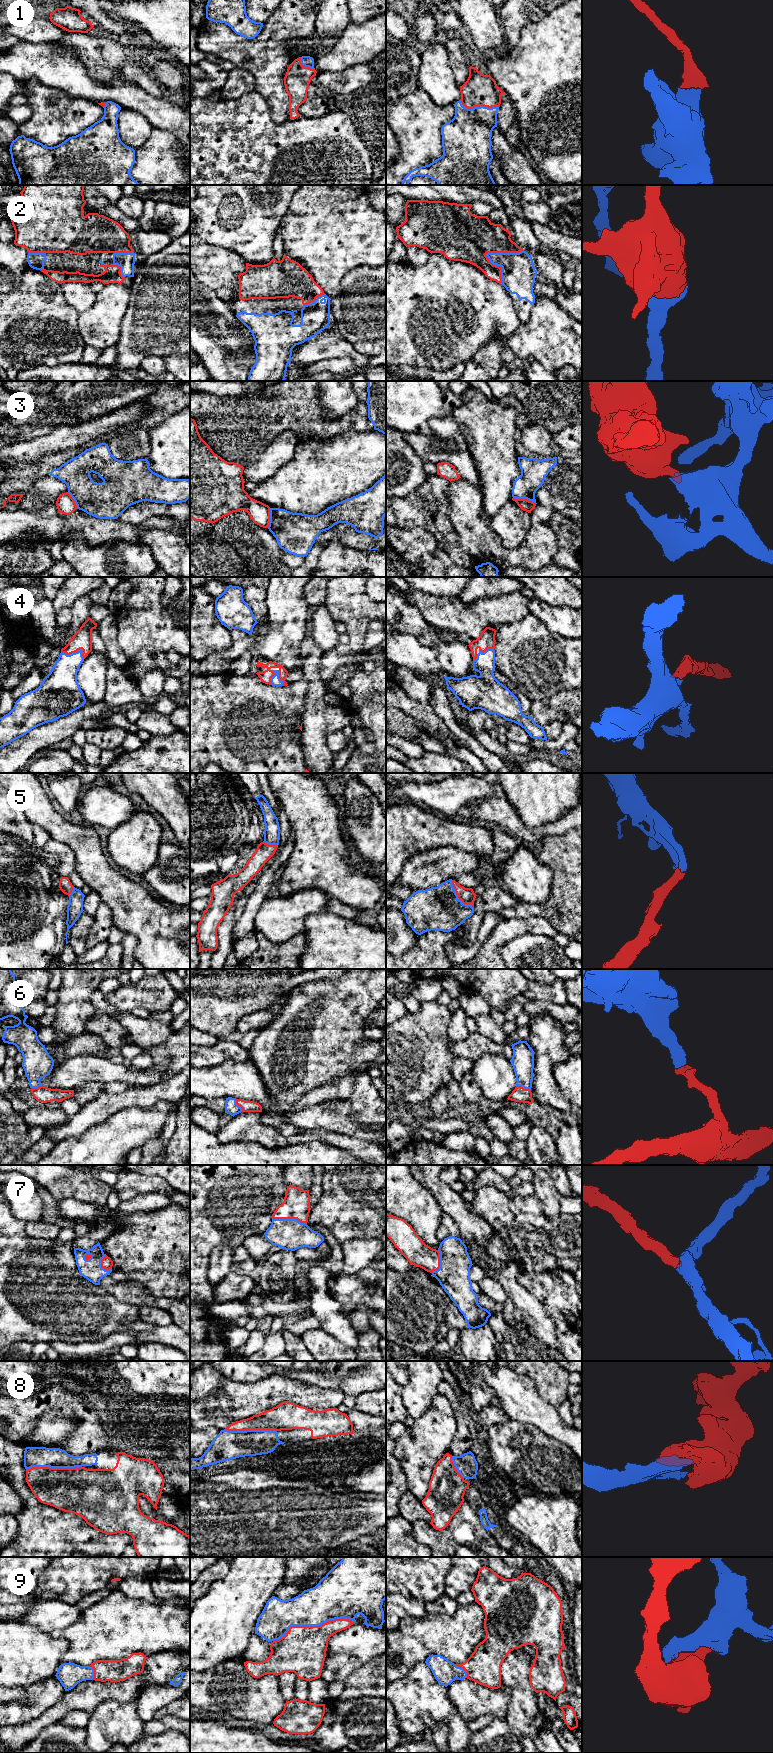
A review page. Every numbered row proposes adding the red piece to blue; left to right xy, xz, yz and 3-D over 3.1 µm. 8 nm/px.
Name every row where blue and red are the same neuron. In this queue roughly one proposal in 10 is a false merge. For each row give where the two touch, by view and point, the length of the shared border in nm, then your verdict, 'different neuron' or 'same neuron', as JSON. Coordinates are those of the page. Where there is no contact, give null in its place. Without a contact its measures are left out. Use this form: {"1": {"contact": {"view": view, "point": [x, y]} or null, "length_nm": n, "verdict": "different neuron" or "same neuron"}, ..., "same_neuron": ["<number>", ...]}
{"1": {"contact": {"view": "yz", "point": [478, 107]}, "length_nm": 320, "verdict": "same neuron"}, "2": {"contact": {"view": "yz", "point": [487, 253]}, "length_nm": 320, "verdict": "same neuron"}, "3": {"contact": {"view": "yz", "point": [525, 498]}, "length_nm": 200, "verdict": "different neuron"}, "4": {"contact": {"view": "xy", "point": [76, 652]}, "length_nm": 200, "verdict": "same neuron"}, "5": {"contact": {"view": "yz", "point": [457, 897]}, "length_nm": 300, "verdict": "same neuron"}, "6": {"contact": {"view": "yz", "point": [523, 1087]}, "length_nm": 130, "verdict": "same neuron"}, "7": {"contact": {"view": "xz", "point": [289, 1219]}, "length_nm": 280, "verdict": "same neuron"}, "8": {"contact": {"view": "xy", "point": [53, 1467]}, "length_nm": 440, "verdict": "same neuron"}, "9": {"contact": {"view": "xz", "point": [313, 1625]}, "length_nm": 700, "verdict": "same neuron"}, "same_neuron": ["1", "2", "4", "5", "6", "7", "8", "9"]}

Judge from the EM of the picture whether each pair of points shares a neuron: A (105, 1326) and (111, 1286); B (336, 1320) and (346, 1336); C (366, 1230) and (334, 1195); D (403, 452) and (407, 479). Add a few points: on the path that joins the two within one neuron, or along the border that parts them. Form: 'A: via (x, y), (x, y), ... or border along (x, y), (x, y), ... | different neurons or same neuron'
A: border along (99, 1285), (113, 1295) | different neurons
B: via (336, 1324), (343, 1332) | same neuron
C: via (354, 1227), (348, 1227), (334, 1213), (334, 1207) | same neuron
D: via (403, 459), (403, 472) | same neuron

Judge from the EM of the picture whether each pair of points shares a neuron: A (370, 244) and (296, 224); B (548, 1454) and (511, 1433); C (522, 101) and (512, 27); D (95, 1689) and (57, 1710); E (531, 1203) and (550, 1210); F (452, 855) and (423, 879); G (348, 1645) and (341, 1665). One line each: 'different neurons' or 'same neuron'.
A: same neuron
B: same neuron
C: different neurons
D: same neuron
E: different neurons
F: same neuron
G: same neuron

